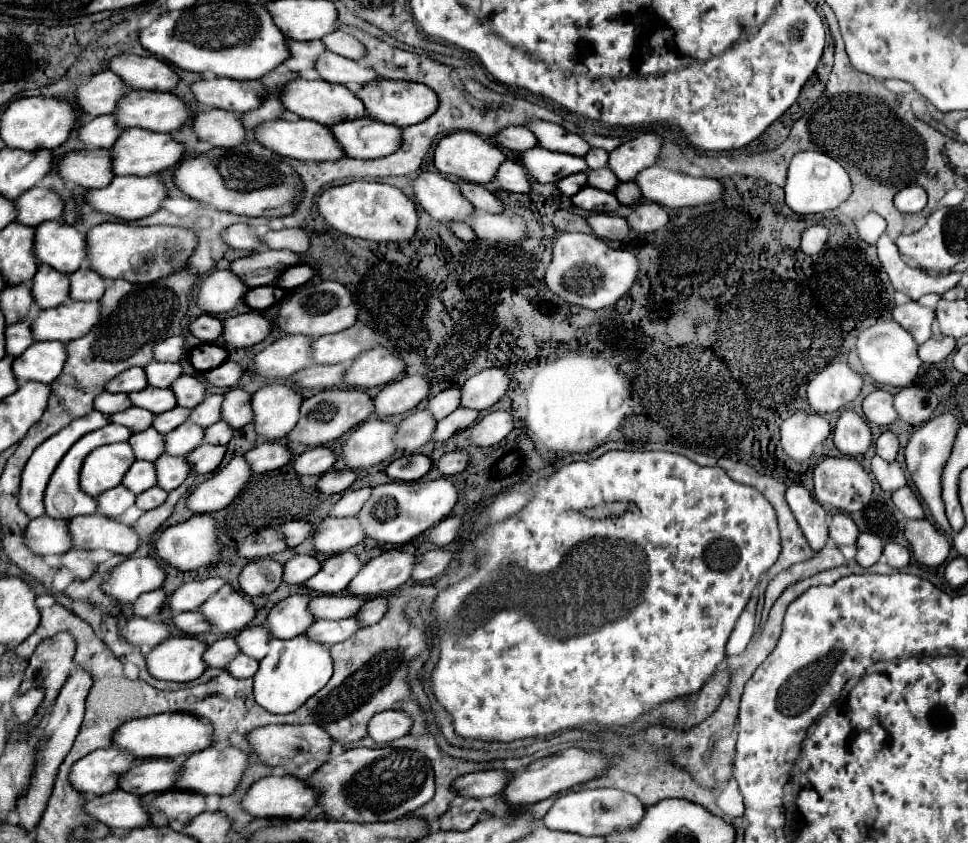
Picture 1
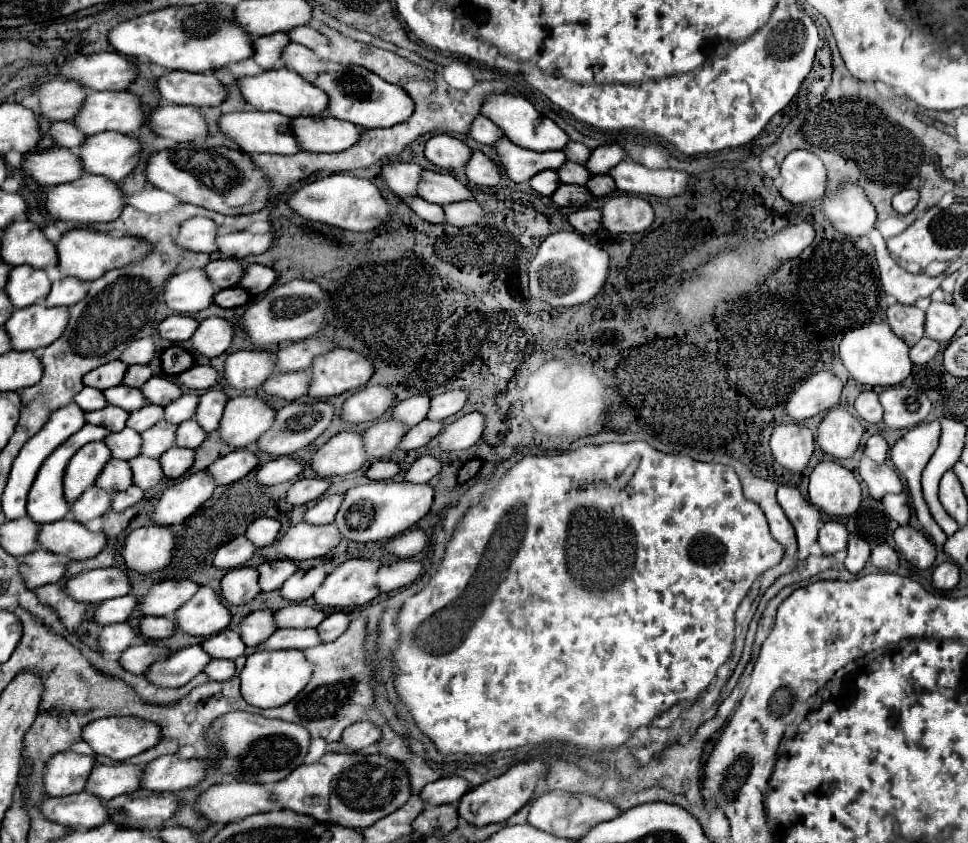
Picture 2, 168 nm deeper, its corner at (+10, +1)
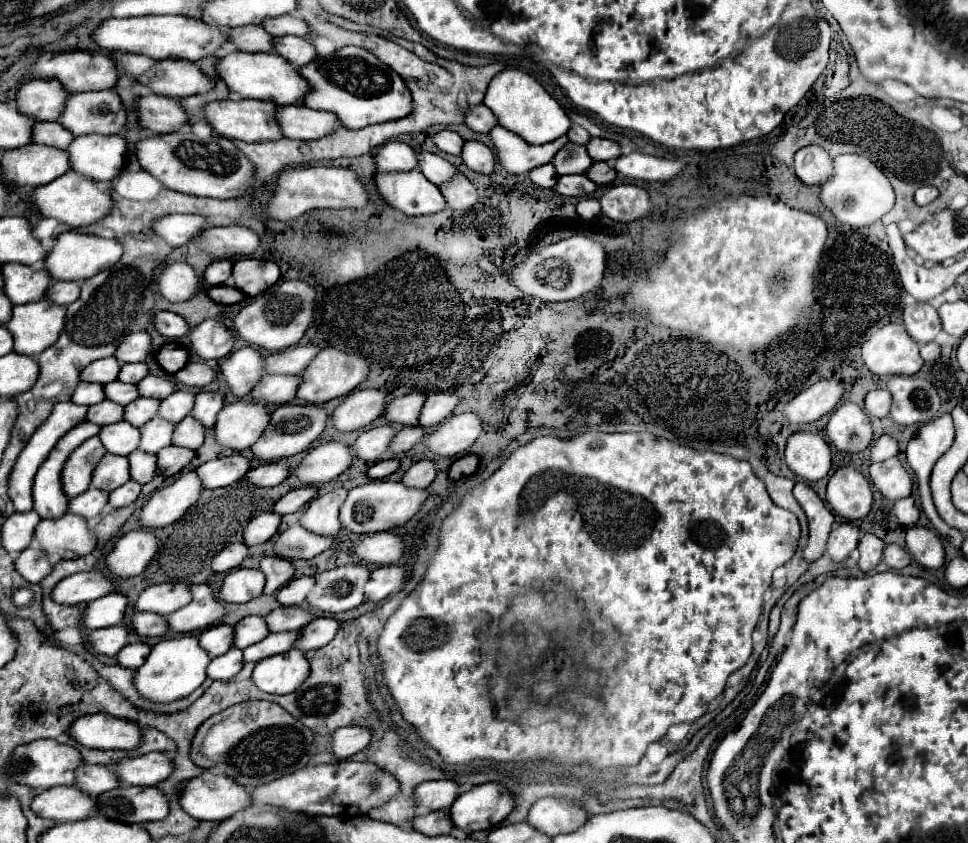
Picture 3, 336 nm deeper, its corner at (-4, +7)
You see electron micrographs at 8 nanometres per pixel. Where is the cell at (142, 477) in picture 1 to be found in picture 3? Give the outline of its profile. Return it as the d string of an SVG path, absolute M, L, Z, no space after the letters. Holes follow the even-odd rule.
M105 454L103 460L99 462L99 466L93 472L93 486L101 488L101 490L115 490L119 486L123 486L125 482L129 482L129 460L123 456L115 456L115 454Z

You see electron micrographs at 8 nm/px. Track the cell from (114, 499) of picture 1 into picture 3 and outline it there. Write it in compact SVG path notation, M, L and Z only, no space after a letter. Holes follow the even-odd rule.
M89 488L87 492L69 500L69 512L79 514L83 518L95 518L107 502L109 502L109 492L103 492L99 488Z

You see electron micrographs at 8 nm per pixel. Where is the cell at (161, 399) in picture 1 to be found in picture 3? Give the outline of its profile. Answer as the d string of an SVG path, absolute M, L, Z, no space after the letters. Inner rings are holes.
M115 380L111 384L105 384L105 392L107 392L109 400L113 400L117 404L123 404L123 406L127 406L129 402L133 402L141 396L135 384L125 384L125 382L119 382L119 380Z

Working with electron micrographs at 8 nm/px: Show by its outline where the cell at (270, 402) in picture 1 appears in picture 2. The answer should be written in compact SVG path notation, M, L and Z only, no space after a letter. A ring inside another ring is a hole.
M255 396L231 398L219 422L219 436L231 448L247 448L275 422L275 410Z

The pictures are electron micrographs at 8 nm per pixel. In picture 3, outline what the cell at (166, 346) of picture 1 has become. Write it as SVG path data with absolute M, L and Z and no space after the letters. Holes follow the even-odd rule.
M135 332L119 344L119 350L115 352L115 358L121 364L127 362L143 362L151 354L151 336L147 332Z

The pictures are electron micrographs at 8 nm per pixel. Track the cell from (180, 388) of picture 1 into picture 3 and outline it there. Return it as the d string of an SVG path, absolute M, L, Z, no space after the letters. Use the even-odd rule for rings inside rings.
M153 374L145 376L137 384L137 388L139 388L141 396L151 396L151 398L159 398L159 400L163 400L165 396L171 396L177 390L177 386L171 378L161 378L161 376L153 376Z

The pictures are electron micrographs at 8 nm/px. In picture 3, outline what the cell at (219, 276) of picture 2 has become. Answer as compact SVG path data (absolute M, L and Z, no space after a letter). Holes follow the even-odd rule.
M215 260L213 264L209 264L209 268L205 270L205 282L209 286L219 286L219 284L227 284L231 280L231 270L233 270L233 262L231 260Z

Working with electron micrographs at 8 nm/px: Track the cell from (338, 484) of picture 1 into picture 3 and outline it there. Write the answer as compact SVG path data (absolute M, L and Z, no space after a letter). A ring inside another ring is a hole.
M301 486L301 488L295 488L291 492L287 492L277 504L275 504L275 512L277 514L291 514L291 512L297 512L299 508L303 508L307 502L311 502L313 498L317 496L317 486Z

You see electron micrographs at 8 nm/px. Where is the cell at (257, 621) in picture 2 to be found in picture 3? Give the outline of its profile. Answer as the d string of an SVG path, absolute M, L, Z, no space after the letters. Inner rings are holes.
M247 616L235 624L235 648L247 648L261 642L269 634L269 626L263 616Z

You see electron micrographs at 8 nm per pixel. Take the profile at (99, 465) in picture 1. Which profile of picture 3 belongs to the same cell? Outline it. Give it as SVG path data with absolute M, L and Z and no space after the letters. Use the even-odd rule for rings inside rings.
M99 436L89 438L87 442L83 442L67 460L67 464L63 466L63 490L69 498L79 496L81 492L85 492L91 484L91 476L95 466L101 462L101 458L107 454L107 450L103 448Z

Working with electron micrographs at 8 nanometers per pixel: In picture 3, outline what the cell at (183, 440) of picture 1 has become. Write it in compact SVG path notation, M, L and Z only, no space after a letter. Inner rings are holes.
M155 416L153 420L149 420L145 426L139 428L141 430L141 442L139 442L139 450L149 452L149 454L157 454L161 448L167 448L173 444L173 430L175 424Z

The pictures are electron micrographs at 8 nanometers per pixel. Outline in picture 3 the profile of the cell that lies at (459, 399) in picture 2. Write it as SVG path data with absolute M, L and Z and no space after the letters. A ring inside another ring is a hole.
M447 392L429 394L427 404L423 406L423 412L419 416L419 424L425 428L439 426L439 422L443 422L453 414L457 404L459 404L459 398L455 394L447 394Z

